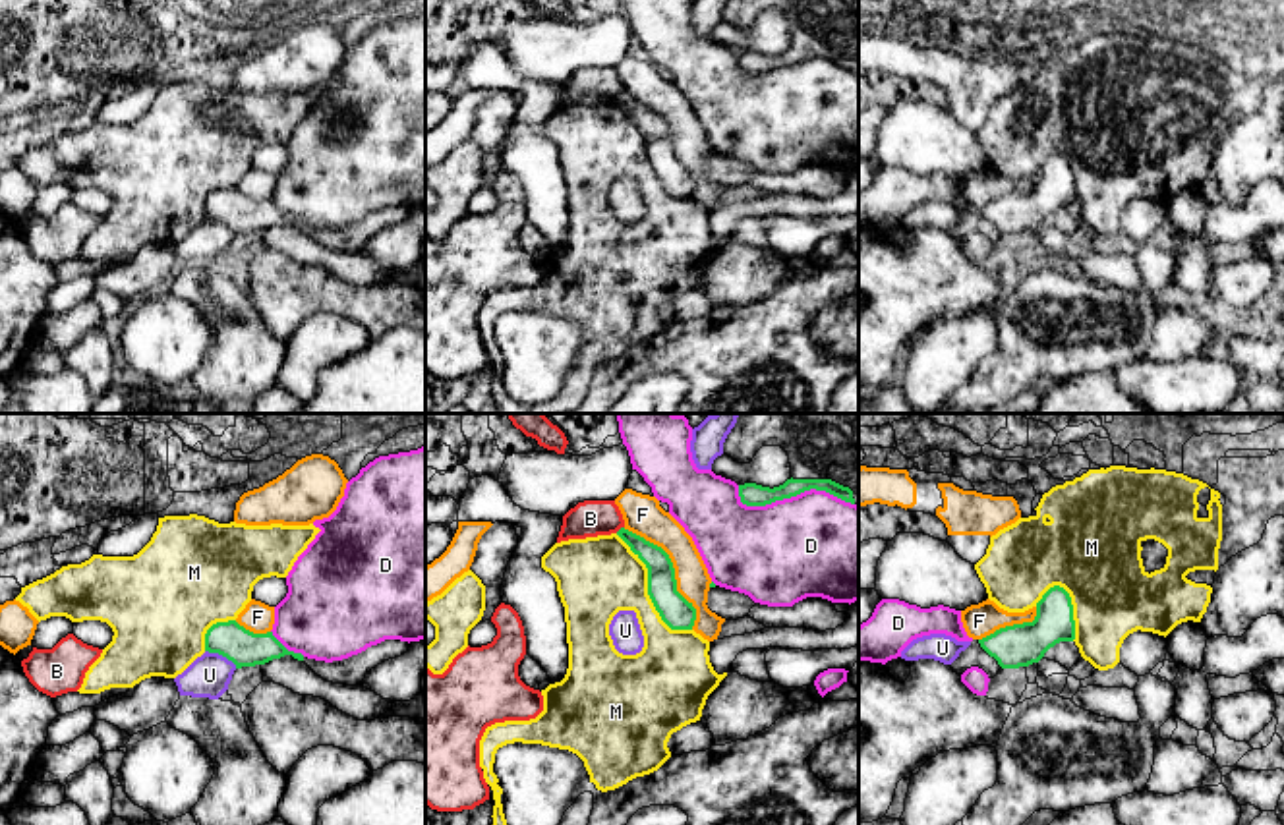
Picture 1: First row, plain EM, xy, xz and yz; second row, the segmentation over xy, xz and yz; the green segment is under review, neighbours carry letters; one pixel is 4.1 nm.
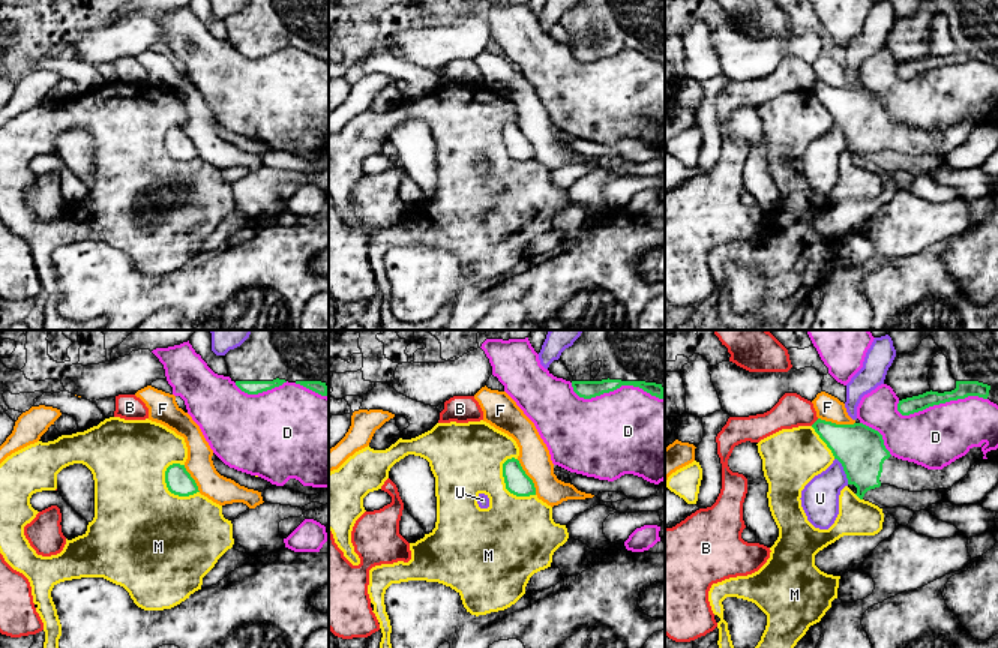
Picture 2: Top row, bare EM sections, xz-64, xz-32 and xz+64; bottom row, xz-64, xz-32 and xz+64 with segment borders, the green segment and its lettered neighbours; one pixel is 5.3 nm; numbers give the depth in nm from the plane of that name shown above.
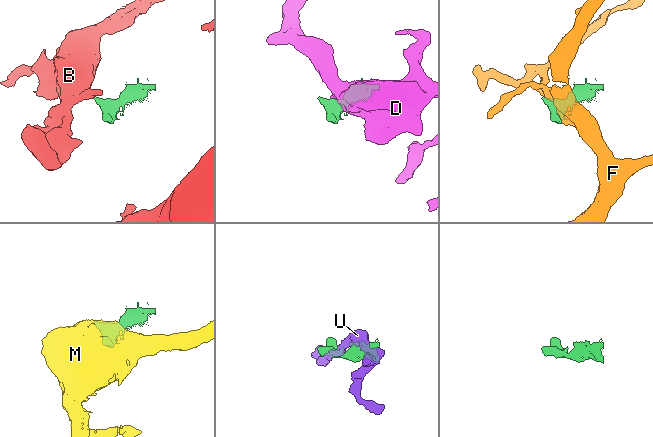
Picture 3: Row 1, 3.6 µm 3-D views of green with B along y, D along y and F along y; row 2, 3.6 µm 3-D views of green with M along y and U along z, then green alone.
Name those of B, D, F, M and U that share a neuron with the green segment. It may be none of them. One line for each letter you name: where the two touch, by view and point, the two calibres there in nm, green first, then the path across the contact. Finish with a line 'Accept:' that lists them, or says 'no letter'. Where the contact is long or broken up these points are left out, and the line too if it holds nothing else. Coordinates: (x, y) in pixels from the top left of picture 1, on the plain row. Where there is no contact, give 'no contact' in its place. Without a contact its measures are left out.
Accept: no letter

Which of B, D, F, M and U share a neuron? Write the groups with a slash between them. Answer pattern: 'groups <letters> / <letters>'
groups B / D / F / M / U

